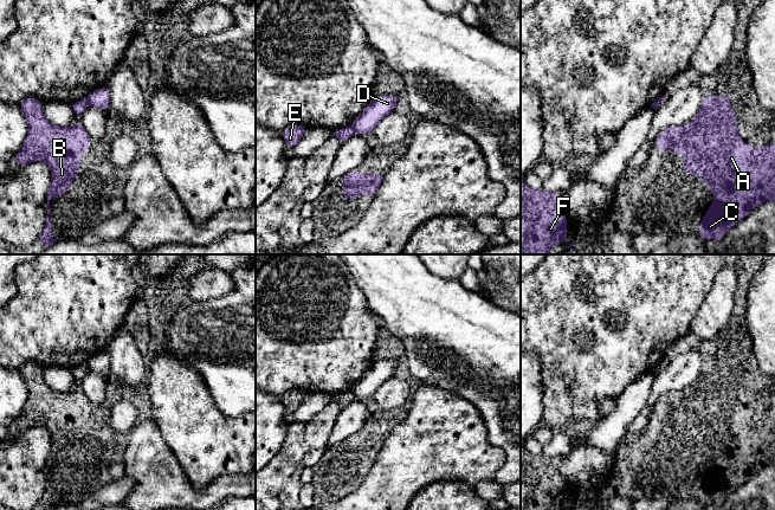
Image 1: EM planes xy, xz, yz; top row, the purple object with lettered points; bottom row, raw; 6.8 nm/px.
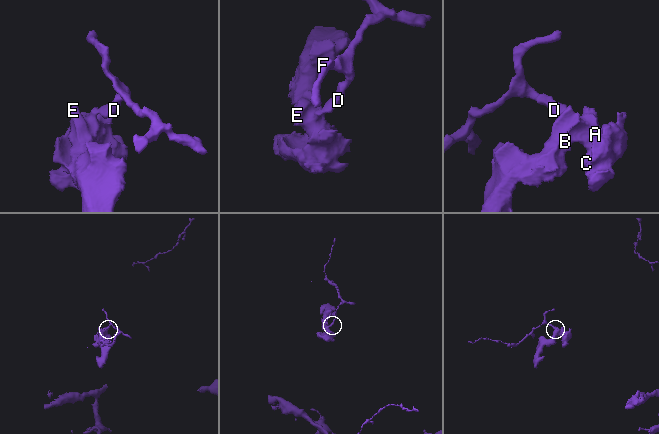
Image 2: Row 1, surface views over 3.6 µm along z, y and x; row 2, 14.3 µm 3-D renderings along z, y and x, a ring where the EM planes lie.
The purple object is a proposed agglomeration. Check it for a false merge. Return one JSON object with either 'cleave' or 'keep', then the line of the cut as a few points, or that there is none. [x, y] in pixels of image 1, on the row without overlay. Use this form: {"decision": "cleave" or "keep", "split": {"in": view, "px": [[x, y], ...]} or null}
{"decision": "cleave", "split": {"in": "xy", "px": [[84, 366], [86, 369]]}}

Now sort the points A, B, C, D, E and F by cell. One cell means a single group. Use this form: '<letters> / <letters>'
A B C E F / D

